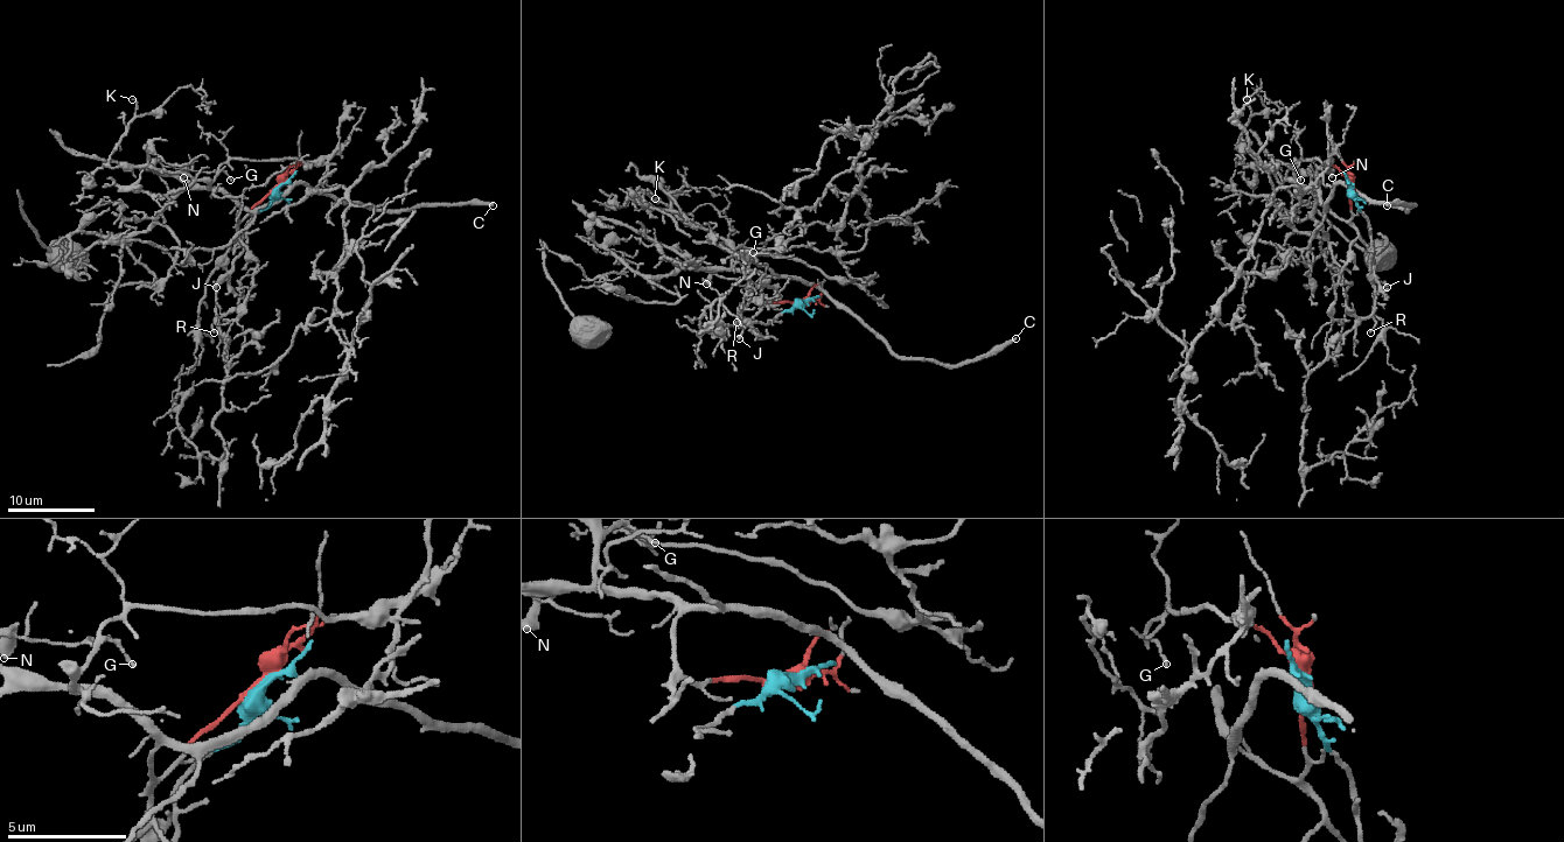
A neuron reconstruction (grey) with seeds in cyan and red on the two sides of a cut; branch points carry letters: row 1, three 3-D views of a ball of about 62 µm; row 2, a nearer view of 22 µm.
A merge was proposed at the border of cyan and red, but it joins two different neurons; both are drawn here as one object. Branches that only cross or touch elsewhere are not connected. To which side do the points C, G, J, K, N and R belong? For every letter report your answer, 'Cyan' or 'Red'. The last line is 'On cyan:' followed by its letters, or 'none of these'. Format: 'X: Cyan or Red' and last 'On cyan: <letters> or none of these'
C: Red
G: Red
J: Cyan
K: Red
N: Red
R: Cyan
On cyan: J, R

